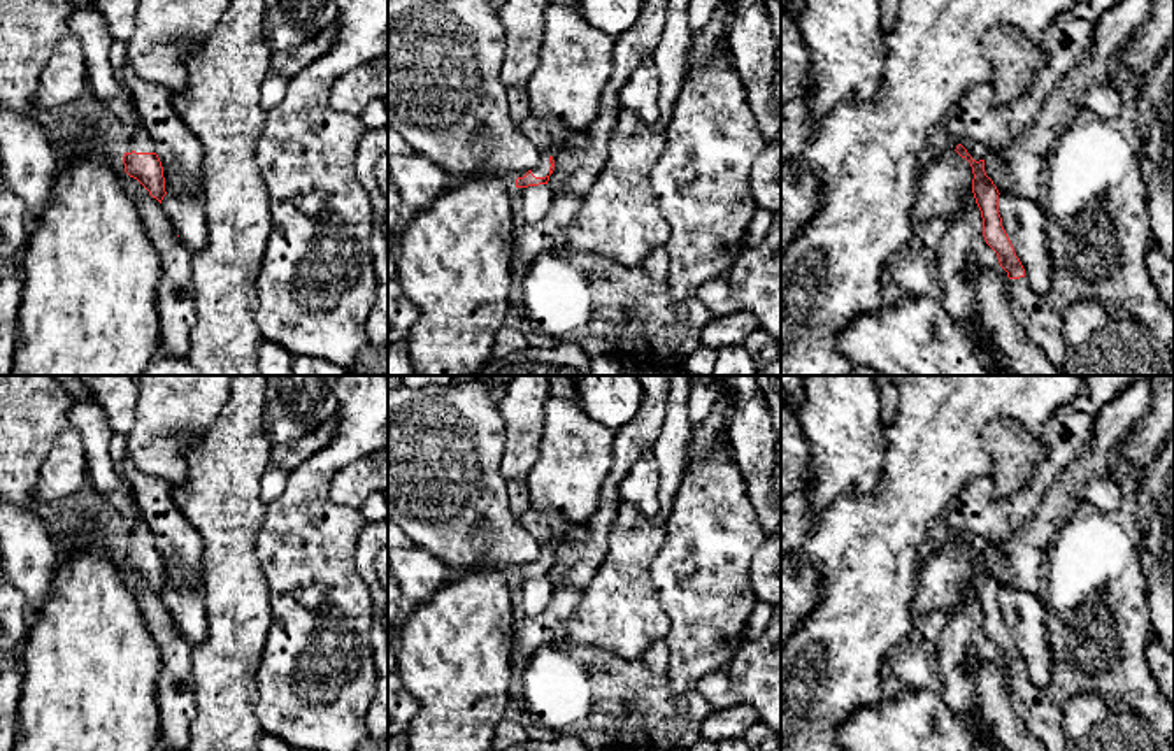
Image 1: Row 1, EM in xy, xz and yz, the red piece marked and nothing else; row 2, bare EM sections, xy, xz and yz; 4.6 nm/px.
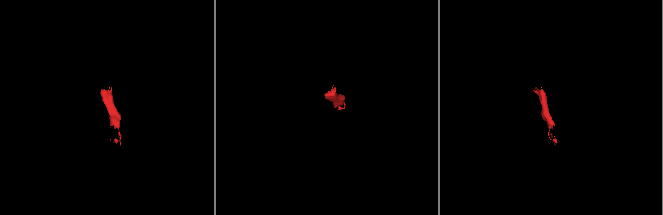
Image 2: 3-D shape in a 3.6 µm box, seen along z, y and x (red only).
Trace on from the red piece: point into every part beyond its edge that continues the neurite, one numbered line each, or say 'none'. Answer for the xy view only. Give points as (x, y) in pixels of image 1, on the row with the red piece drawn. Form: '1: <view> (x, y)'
1: xy (141, 141)

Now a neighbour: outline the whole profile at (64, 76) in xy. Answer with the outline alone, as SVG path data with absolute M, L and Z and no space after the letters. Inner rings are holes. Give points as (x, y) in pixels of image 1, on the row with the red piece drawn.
M65 33L46 61L33 97L37 109L60 109L84 95L86 58L79 39Z

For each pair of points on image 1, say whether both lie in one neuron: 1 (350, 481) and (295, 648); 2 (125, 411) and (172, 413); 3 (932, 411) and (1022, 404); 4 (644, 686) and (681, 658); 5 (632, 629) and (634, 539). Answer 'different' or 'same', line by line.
1: different
2: different
3: same
4: different
5: same

